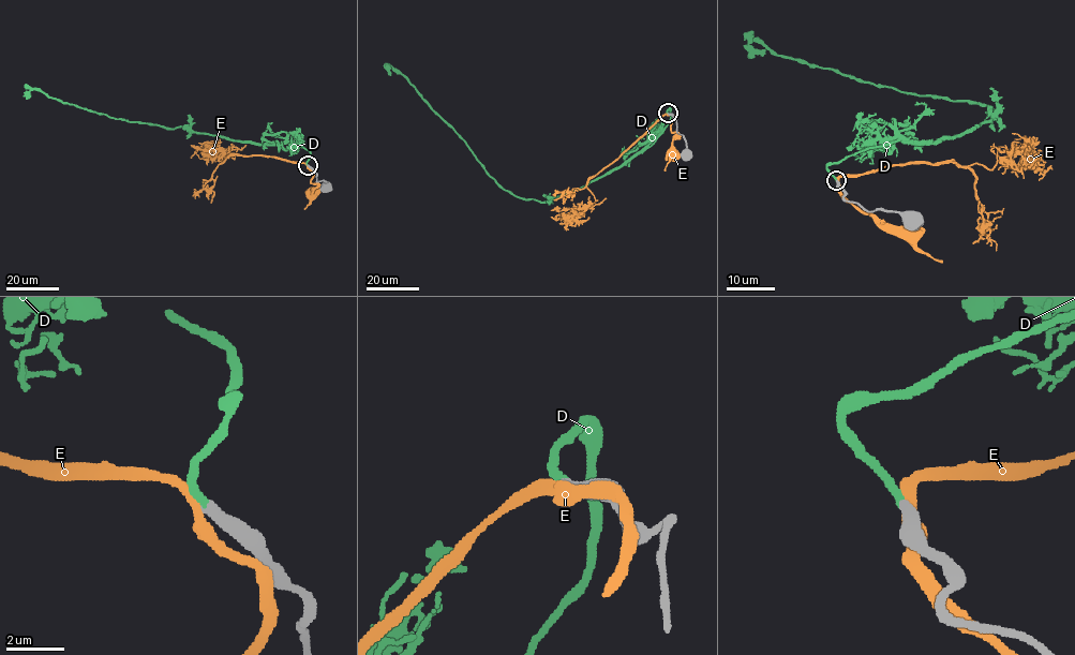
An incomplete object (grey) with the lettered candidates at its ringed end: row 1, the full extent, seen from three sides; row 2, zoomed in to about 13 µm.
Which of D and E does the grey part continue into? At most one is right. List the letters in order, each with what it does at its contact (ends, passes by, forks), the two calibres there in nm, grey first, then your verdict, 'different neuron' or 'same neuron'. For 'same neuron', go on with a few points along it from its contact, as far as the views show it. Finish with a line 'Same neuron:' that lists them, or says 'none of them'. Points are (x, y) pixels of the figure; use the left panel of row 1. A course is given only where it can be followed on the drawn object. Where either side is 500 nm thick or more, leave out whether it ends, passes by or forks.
D: it ends; calibres 400 and 280 nm; same neuron; course (308, 165), (310, 152), (293, 144), (252, 144), (185, 127), (129, 121), (42, 91), (30, 93)
E: it passes by; calibres 440 and 360 nm; different neuron
Same neuron: D

